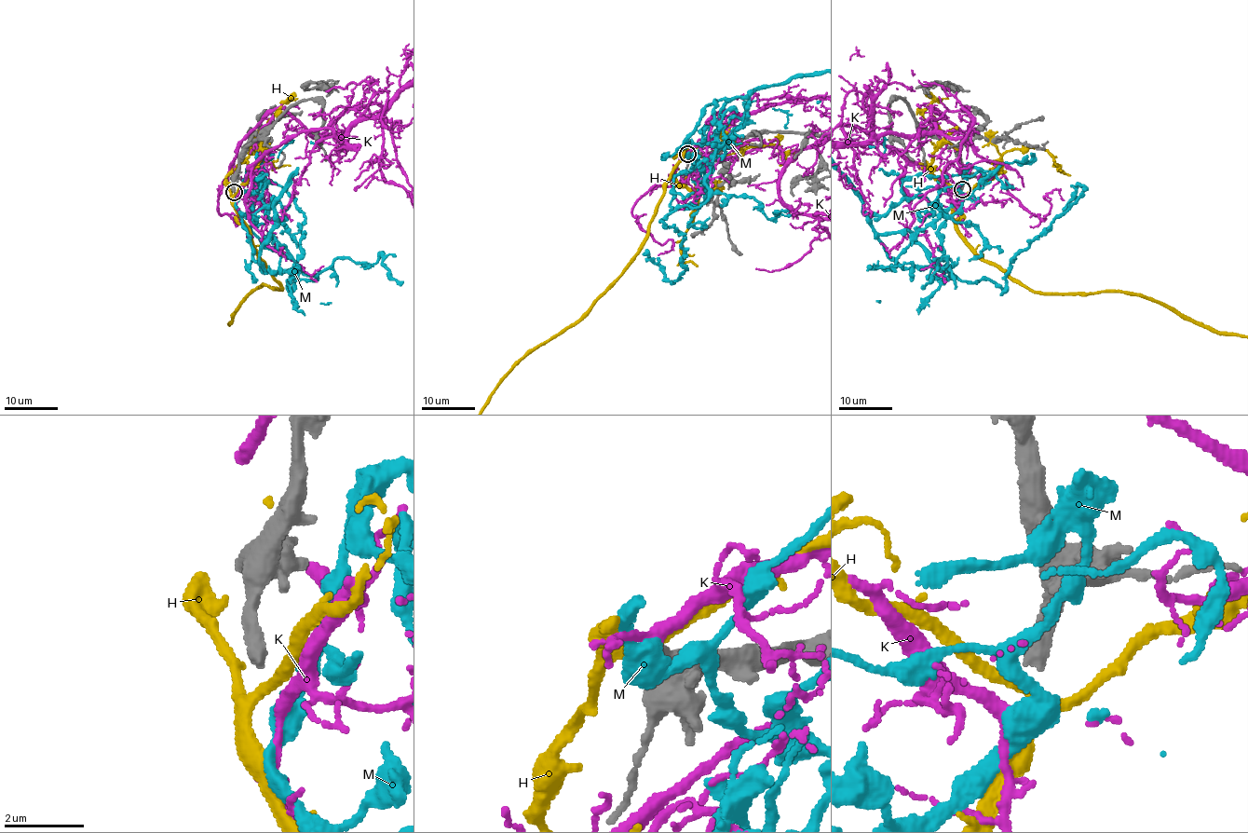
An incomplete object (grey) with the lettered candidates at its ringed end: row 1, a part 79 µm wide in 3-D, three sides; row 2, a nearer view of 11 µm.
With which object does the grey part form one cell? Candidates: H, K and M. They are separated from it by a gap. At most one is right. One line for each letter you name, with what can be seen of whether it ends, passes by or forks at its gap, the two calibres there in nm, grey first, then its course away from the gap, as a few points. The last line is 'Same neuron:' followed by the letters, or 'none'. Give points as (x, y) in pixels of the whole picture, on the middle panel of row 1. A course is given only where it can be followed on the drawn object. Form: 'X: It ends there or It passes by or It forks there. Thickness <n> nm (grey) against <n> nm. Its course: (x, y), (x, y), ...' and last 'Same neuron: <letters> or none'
Same neuron: none

